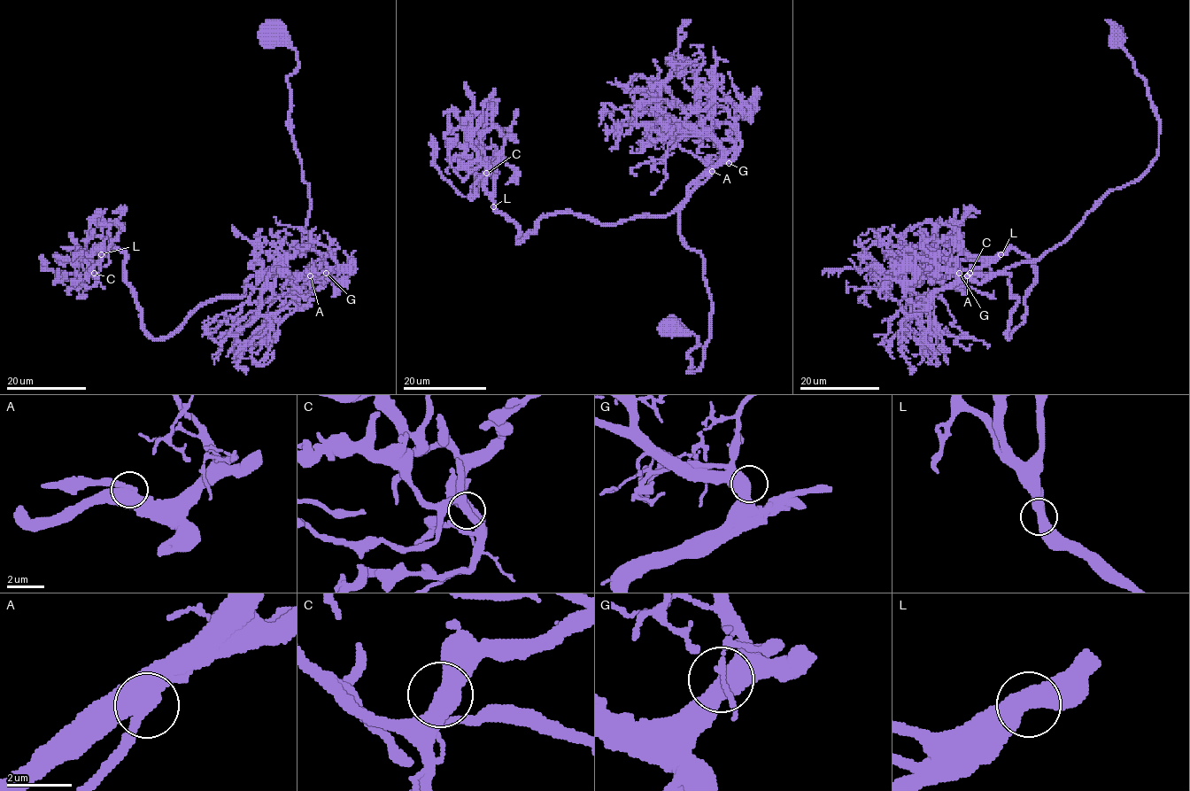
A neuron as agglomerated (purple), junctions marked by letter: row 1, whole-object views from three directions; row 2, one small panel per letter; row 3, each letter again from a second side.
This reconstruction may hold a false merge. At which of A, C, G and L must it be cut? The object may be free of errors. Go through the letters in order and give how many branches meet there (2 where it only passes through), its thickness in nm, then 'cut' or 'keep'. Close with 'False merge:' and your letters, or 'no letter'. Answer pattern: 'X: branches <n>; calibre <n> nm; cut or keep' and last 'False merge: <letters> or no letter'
A: branches 2; calibre 500 nm; keep
C: branches 2; calibre 500 nm; keep
G: branches 2; calibre 480 nm; keep
L: branches 2; calibre 500 nm; keep
False merge: no letter

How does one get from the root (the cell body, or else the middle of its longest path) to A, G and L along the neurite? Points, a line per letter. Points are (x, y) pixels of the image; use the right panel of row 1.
A: (1113, 39), (1144, 81), (1160, 124), (1154, 161), (1139, 179), (1110, 190), (1067, 239), (1038, 259), (967, 276)
G: (1113, 39), (1144, 81), (1160, 124), (1154, 161), (1038, 259), (992, 274), (959, 273)
L: (1113, 39), (1160, 124), (1154, 161), (1062, 242), (1000, 272), (1018, 300), (1008, 337), (1035, 265), (1000, 254)

